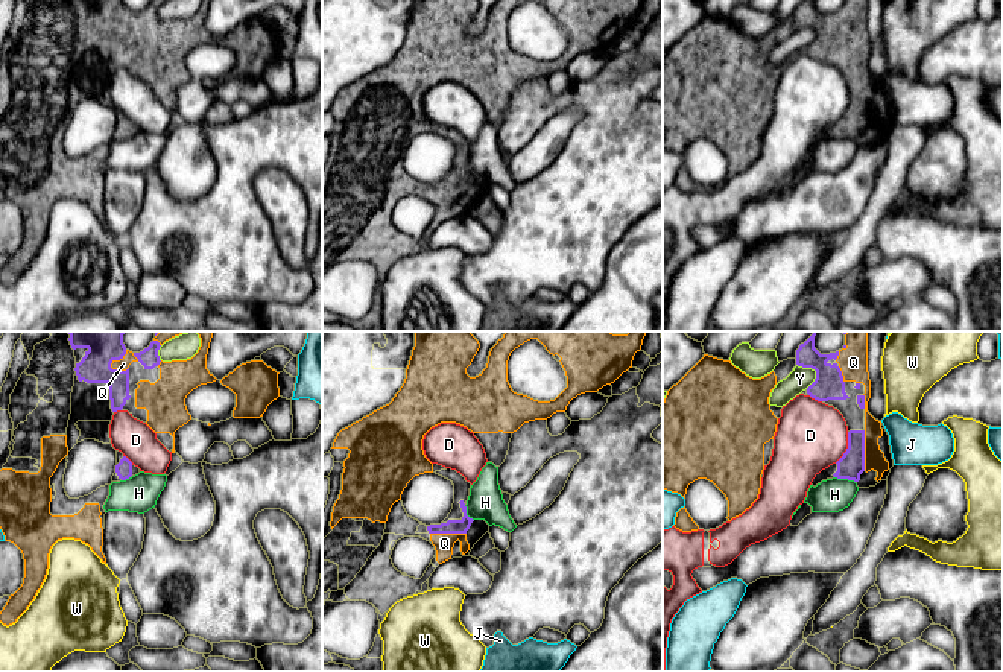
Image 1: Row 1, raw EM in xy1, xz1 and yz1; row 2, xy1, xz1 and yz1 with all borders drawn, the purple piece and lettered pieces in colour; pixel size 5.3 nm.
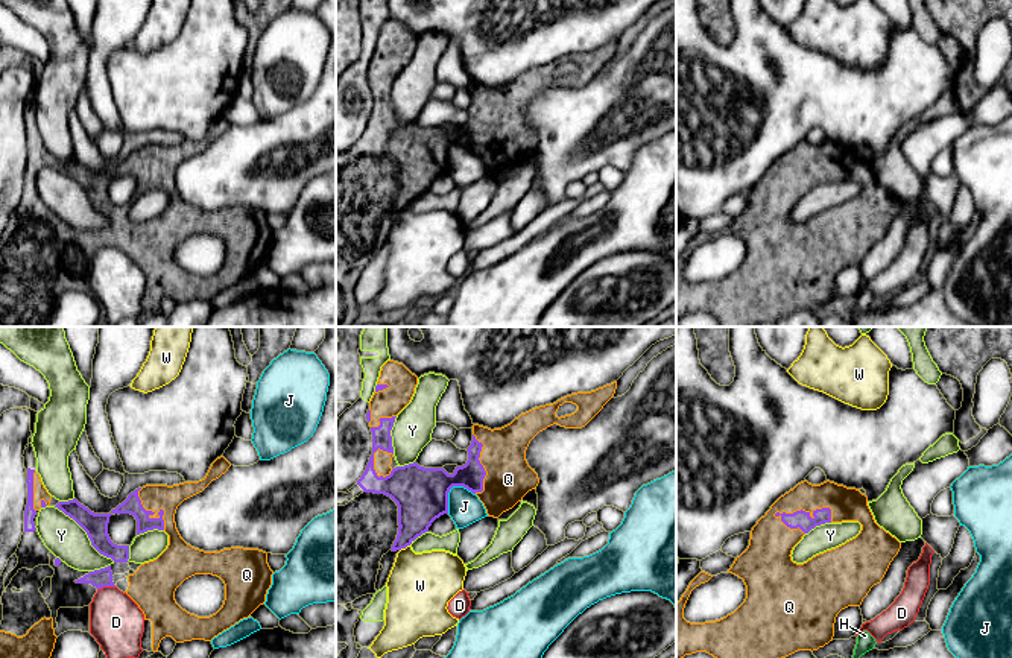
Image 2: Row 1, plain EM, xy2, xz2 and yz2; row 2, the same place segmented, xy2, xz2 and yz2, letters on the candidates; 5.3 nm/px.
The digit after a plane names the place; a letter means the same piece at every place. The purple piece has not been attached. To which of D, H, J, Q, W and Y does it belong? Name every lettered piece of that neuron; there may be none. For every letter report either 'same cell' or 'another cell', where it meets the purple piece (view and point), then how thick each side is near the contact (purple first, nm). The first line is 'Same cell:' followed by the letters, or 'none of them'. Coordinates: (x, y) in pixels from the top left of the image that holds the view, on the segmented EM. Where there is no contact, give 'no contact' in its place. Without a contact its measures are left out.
Same cell: Q
D: another cell | yz1 (848, 447) | 140/380 nm
H: another cell | yz1 (845, 478) | 140/180 nm
J: another cell | xz2 (450, 488) | 280/170 nm
Q: same cell | yz2 (803, 511) | 90/240 nm
W: another cell | xz2 (404, 547) | 240/340 nm
Y: another cell | xy2 (87, 534) | 130/200 nm

